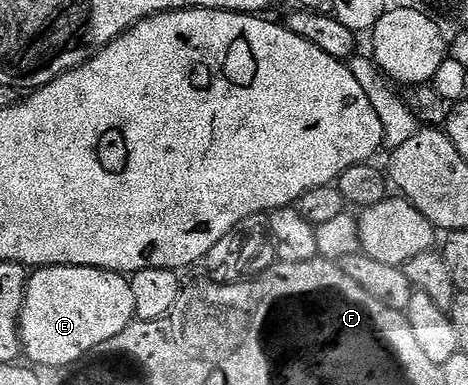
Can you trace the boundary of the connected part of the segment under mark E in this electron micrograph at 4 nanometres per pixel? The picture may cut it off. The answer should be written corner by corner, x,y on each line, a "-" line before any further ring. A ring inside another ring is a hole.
41,267
30,272
27,292
23,298
23,312
19,318
19,338
23,341
23,355
31,358
36,368
62,369
86,360
109,337
117,337
135,319
133,289
128,276
118,271
102,271
96,267

